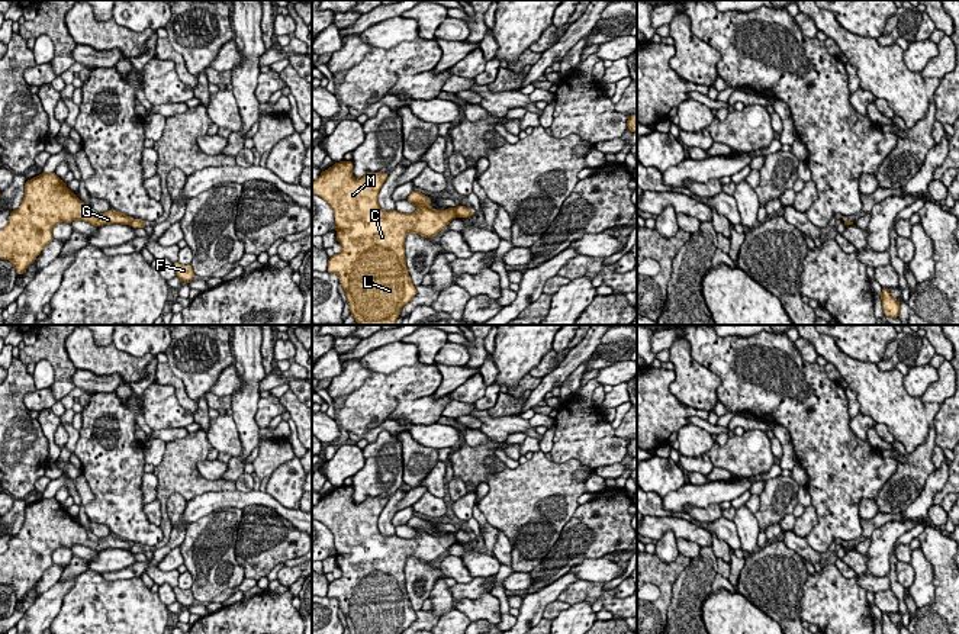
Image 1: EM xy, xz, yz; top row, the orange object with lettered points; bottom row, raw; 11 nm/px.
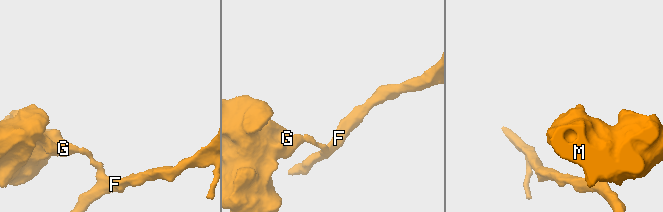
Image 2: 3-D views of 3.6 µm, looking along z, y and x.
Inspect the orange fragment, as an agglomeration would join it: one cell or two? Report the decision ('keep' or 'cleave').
cleave

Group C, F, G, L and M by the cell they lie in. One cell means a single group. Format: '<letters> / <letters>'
C G L M / F

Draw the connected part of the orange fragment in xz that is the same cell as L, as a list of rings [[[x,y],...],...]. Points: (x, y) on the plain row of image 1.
[[[342,485],[312,505],[312,518],[322,522],[334,535],[337,567],[342,572],[339,579],[329,582],[326,596],[339,602],[350,634],[402,634],[416,621],[406,592],[406,560],[415,557],[431,564],[456,544],[456,534],[431,534],[431,522],[413,515],[406,527],[416,531],[415,538],[402,538],[396,534],[384,537],[379,531],[379,516],[389,498],[367,498],[354,503],[353,493],[353,486]]]

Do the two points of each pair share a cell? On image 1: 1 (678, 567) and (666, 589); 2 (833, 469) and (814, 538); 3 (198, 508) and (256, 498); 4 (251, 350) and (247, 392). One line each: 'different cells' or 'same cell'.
1: same cell
2: same cell
3: same cell
4: same cell

